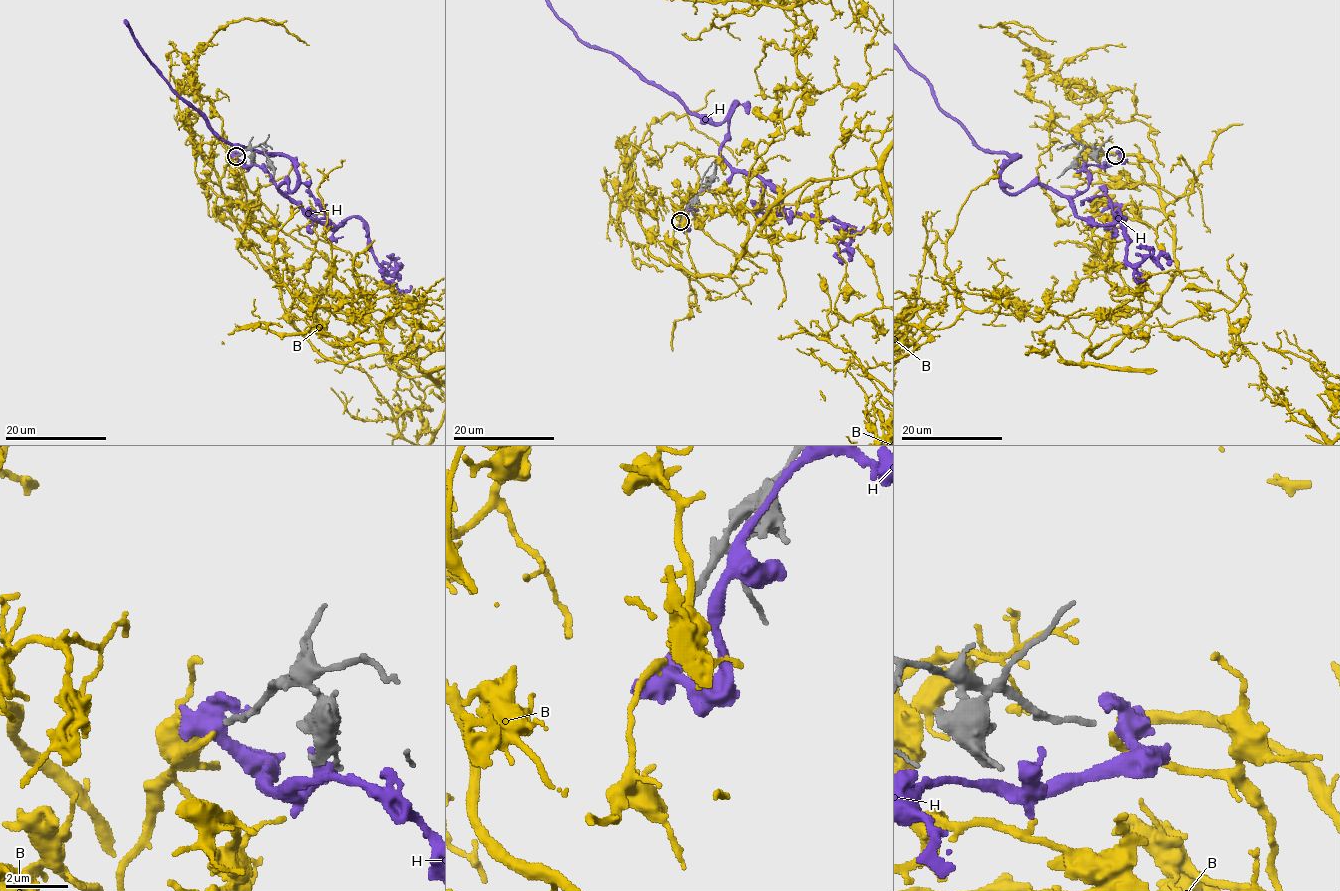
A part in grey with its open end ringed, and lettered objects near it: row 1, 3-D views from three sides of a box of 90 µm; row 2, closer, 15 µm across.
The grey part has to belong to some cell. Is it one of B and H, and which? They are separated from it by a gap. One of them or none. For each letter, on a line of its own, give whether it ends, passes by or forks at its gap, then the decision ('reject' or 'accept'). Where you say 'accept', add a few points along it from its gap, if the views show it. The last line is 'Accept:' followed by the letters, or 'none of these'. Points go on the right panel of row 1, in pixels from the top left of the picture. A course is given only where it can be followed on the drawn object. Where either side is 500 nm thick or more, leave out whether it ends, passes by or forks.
B: it ends | accept
H: reject
Accept: B

